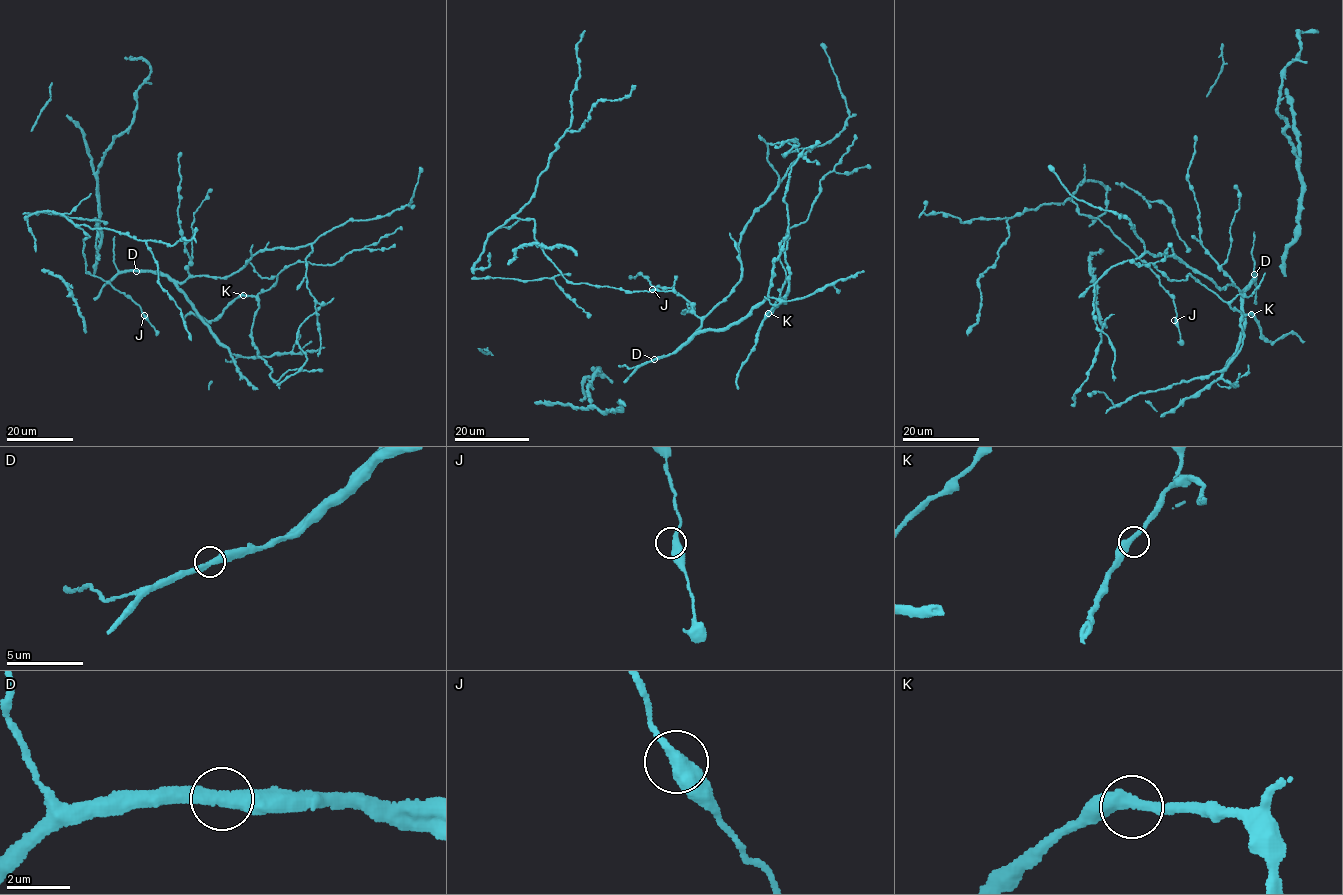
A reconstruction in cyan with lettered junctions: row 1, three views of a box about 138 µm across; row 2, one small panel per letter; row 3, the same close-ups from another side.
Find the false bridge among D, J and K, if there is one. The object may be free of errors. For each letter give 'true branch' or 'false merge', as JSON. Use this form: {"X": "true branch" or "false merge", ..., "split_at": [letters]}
{"D": "true branch", "J": "true branch", "K": "true branch", "split_at": []}

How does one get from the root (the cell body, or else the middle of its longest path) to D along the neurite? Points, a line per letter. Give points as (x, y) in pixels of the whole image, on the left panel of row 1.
D: (251, 256), (236, 272), (221, 278), (194, 275), (175, 282), (151, 271), (136, 270)

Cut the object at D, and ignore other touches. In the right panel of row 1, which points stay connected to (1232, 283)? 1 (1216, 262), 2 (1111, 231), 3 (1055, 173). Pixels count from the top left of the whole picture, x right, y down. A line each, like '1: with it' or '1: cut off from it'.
1: with it
2: cut off from it
3: with it

